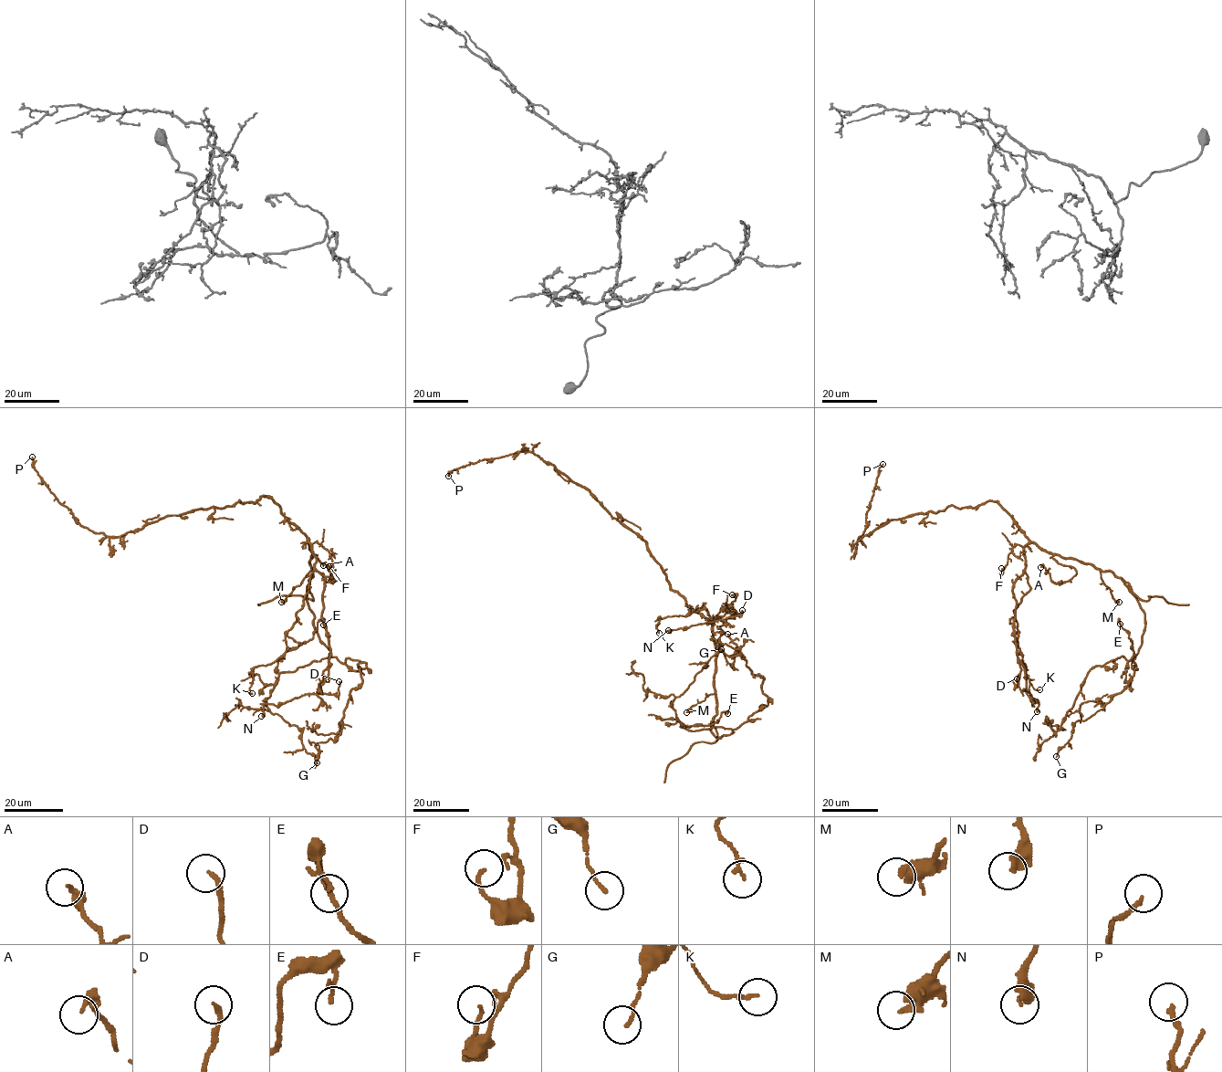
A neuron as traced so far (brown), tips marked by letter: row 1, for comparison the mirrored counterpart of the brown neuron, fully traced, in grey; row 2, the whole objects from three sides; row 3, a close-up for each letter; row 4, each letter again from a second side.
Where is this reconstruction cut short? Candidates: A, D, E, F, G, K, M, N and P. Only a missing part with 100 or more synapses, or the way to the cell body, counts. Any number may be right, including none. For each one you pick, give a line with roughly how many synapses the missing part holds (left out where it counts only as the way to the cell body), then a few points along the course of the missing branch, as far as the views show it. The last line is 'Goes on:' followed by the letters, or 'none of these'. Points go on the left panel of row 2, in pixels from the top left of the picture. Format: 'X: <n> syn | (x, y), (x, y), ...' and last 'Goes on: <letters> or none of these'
Goes on: none of these

